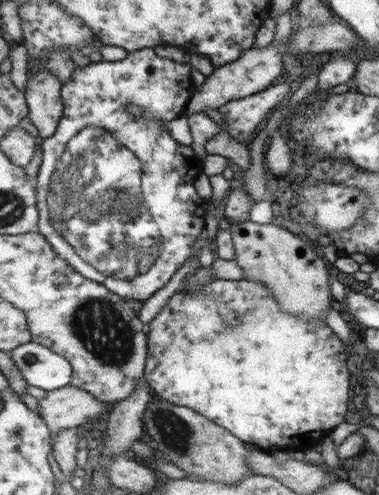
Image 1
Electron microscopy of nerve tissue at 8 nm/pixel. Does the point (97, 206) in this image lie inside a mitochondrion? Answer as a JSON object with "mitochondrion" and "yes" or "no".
{"mitochondrion":"yes"}

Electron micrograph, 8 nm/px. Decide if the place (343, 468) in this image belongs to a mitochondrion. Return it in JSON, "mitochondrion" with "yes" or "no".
{"mitochondrion":"no"}

